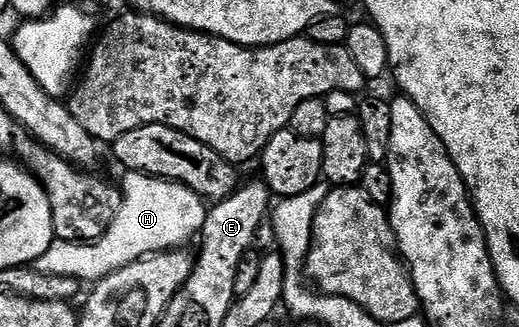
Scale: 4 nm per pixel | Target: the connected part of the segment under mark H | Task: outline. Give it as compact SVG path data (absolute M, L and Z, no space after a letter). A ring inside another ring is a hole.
M131 171L125 172L124 176L124 189L122 185L122 196L120 198L120 205L116 208L116 214L114 219L110 223L110 227L105 231L102 236L100 236L96 241L57 241L53 240L50 243L50 247L46 247L45 253L36 260L34 263L34 268L40 273L45 273L46 275L62 275L63 277L69 277L75 281L81 283L95 283L101 281L106 275L110 275L114 271L118 271L122 267L126 267L130 263L134 263L138 259L142 259L146 255L151 253L165 253L168 249L178 249L187 246L188 240L195 238L199 234L200 229L204 226L204 220L208 214L209 206L203 201L199 195L194 191L190 191L184 185L179 185L177 181L163 181L160 177L147 177L144 173L134 173Z

